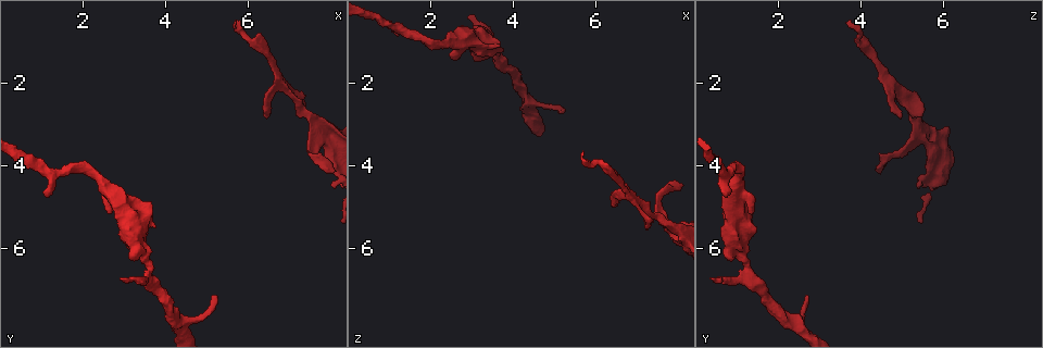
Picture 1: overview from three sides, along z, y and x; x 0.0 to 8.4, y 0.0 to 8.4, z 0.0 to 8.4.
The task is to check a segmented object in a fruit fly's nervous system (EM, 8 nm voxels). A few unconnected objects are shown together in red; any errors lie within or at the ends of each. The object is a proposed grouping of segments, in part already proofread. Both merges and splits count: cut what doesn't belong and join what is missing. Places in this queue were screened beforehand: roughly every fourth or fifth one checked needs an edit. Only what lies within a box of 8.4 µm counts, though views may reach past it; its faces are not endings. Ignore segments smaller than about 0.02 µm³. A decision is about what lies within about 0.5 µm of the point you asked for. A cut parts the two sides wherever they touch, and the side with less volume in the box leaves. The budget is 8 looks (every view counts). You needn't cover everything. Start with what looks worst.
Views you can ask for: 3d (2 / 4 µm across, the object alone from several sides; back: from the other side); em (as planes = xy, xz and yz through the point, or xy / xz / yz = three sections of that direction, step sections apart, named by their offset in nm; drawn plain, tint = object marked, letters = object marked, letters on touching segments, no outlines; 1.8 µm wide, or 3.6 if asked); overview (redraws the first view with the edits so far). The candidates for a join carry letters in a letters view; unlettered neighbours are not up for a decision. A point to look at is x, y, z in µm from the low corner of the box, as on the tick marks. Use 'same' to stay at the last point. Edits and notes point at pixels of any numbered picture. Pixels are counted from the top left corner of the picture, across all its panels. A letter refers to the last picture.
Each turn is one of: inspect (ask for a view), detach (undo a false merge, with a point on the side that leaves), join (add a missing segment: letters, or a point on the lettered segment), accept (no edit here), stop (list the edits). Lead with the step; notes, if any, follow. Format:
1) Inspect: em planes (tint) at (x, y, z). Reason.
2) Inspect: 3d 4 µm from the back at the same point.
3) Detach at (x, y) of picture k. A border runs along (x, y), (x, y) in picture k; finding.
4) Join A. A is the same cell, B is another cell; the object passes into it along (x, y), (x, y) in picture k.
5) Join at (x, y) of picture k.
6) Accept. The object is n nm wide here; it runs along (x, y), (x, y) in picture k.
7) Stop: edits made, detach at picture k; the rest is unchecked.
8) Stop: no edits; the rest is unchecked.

Inspect: 3d 2 µm at (5.75, 0.60, 3.70). Thin end.

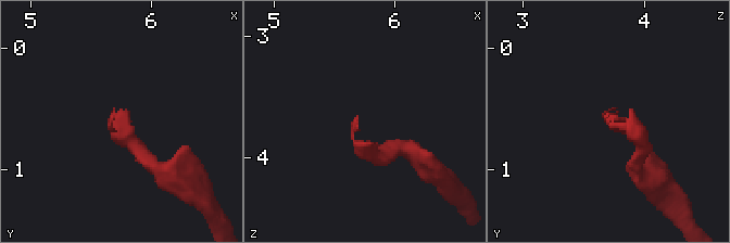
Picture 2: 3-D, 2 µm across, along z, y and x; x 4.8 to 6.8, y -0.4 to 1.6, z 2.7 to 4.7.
Inspect: em planes (letters) at (5.68, 0.56, 3.66). Now the EM.

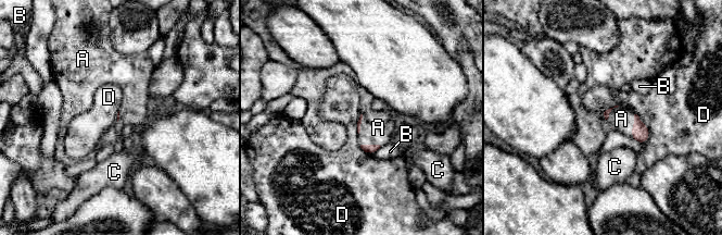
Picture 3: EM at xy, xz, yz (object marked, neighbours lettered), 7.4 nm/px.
Join A. A is the same cell, B, C and D are other cells; the object passes into it along (640, 132), (633, 125), (621, 119) in picture 3; it goes on there.

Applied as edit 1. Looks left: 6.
Inspect: overview.

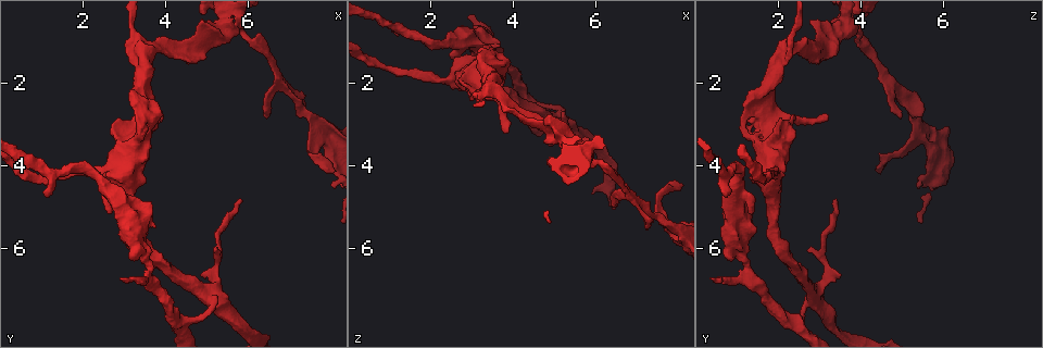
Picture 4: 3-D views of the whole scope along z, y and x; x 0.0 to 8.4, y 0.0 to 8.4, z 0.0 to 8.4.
Inspect: em planes (letters) at (6.40, 2.90, 4.95). Thin end.

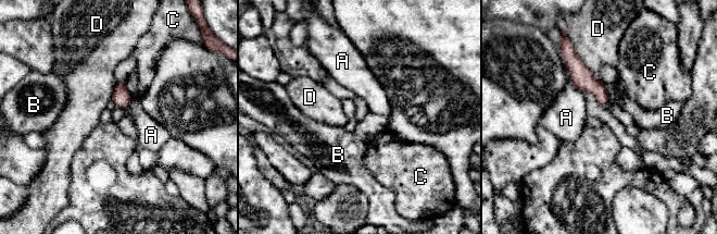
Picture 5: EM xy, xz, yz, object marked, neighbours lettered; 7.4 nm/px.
Accept. A, B, C and D are other cells; a border runs along (571, 84), (582, 93) in picture 5; none of them fits.

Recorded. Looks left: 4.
Inspect: em xy step 8 (tint) at (3.50, 1.30, 2.10). A fork.

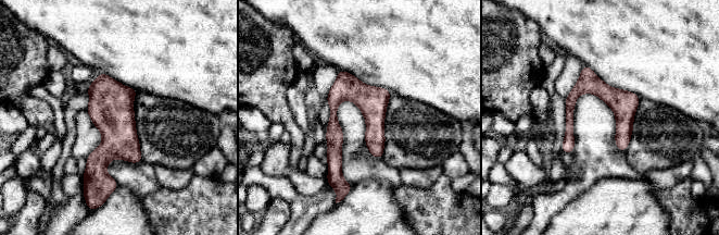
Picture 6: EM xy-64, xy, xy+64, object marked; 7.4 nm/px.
Inspect: em planes (letters) at the same point. Another direction.

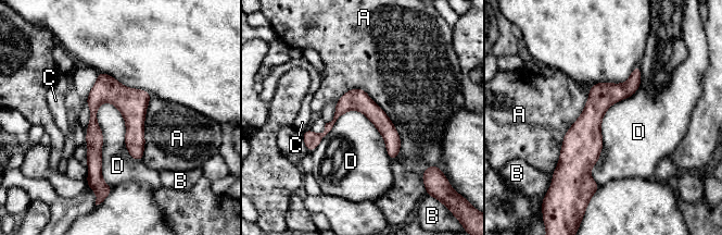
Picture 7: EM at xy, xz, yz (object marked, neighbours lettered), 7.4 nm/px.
Accept. A, B, C and D are other cells; a border runs along (103, 101), (97, 124), (108, 186) in picture 7; all the same neuron.

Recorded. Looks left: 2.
Stop: edits made, join at picture 3; the rest is unchecked.

